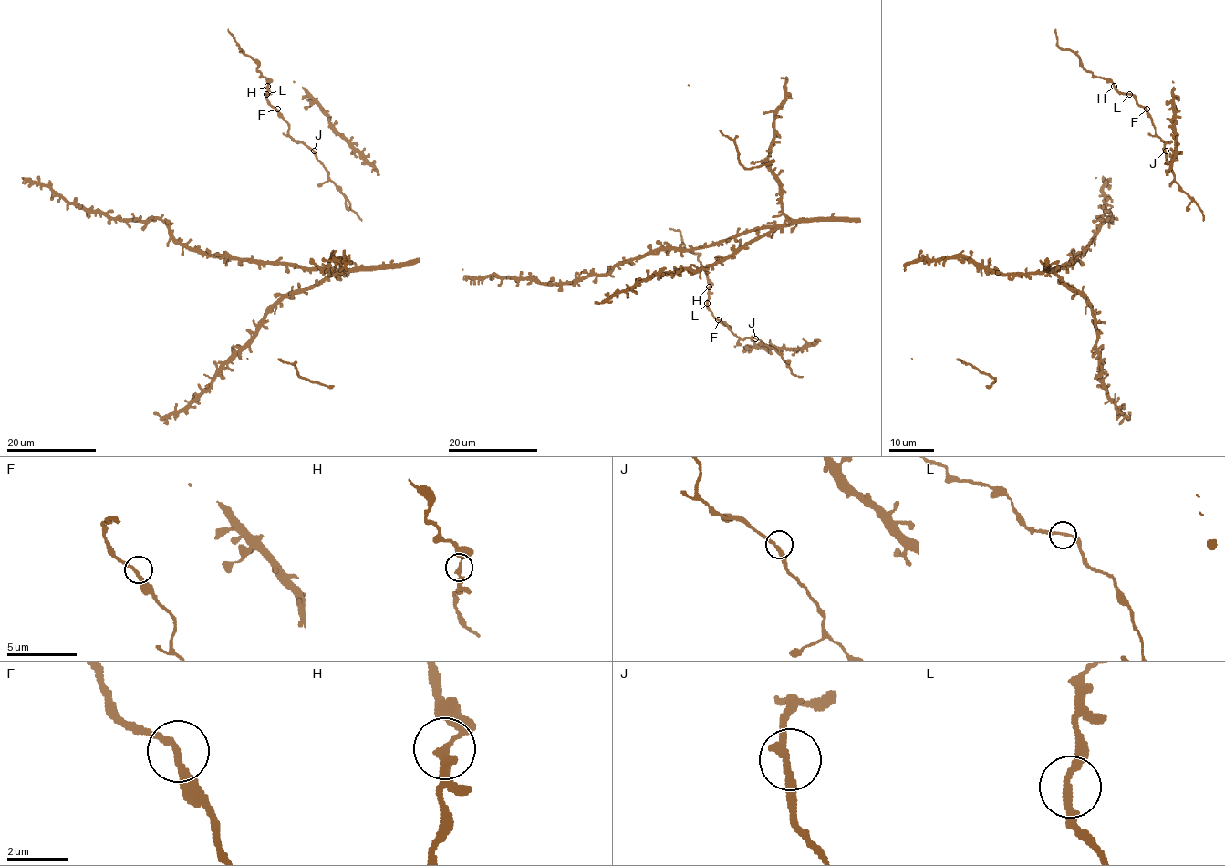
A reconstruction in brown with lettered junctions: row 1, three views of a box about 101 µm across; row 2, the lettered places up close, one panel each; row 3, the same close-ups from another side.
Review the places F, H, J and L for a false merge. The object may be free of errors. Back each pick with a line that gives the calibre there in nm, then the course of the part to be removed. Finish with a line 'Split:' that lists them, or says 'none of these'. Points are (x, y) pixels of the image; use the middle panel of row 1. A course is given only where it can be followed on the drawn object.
Split: none of these

